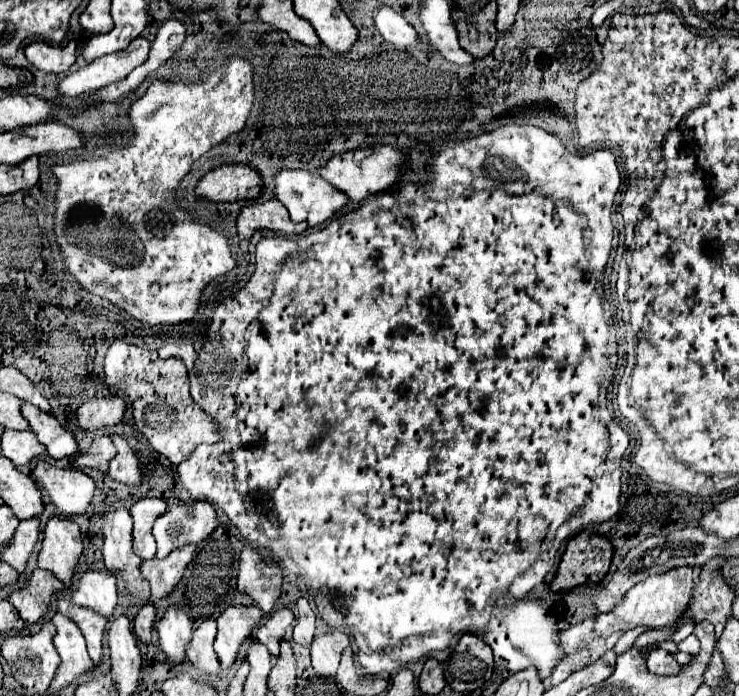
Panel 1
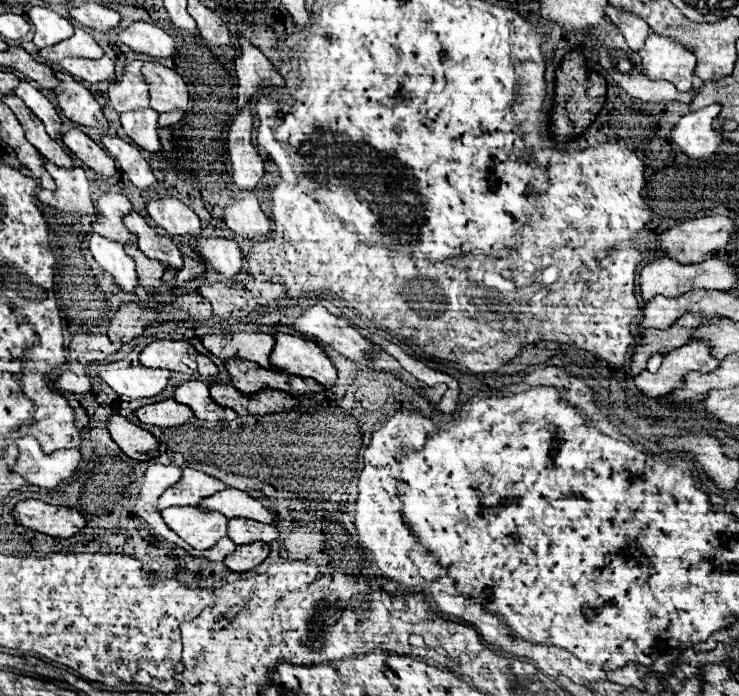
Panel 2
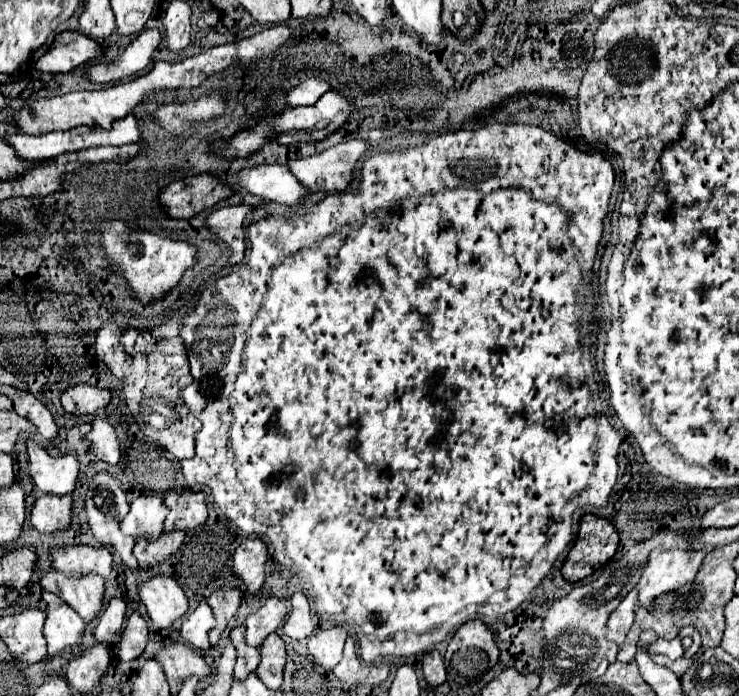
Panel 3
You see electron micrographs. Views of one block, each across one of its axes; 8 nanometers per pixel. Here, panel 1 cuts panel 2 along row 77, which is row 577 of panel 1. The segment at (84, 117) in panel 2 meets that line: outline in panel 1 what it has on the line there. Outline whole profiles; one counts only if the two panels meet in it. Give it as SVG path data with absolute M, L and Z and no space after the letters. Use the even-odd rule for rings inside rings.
M52 516L44 528L38 566L50 570L64 584L70 584L82 548L84 546L78 524L66 516Z

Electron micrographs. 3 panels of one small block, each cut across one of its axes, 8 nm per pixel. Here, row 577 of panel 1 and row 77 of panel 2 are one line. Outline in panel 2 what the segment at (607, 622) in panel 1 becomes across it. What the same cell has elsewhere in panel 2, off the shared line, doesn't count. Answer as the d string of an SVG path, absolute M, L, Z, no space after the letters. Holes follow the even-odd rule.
M650 34L638 54L642 56L648 78L670 80L682 92L692 88L696 66L696 56L692 54L692 50L684 48L668 36Z

